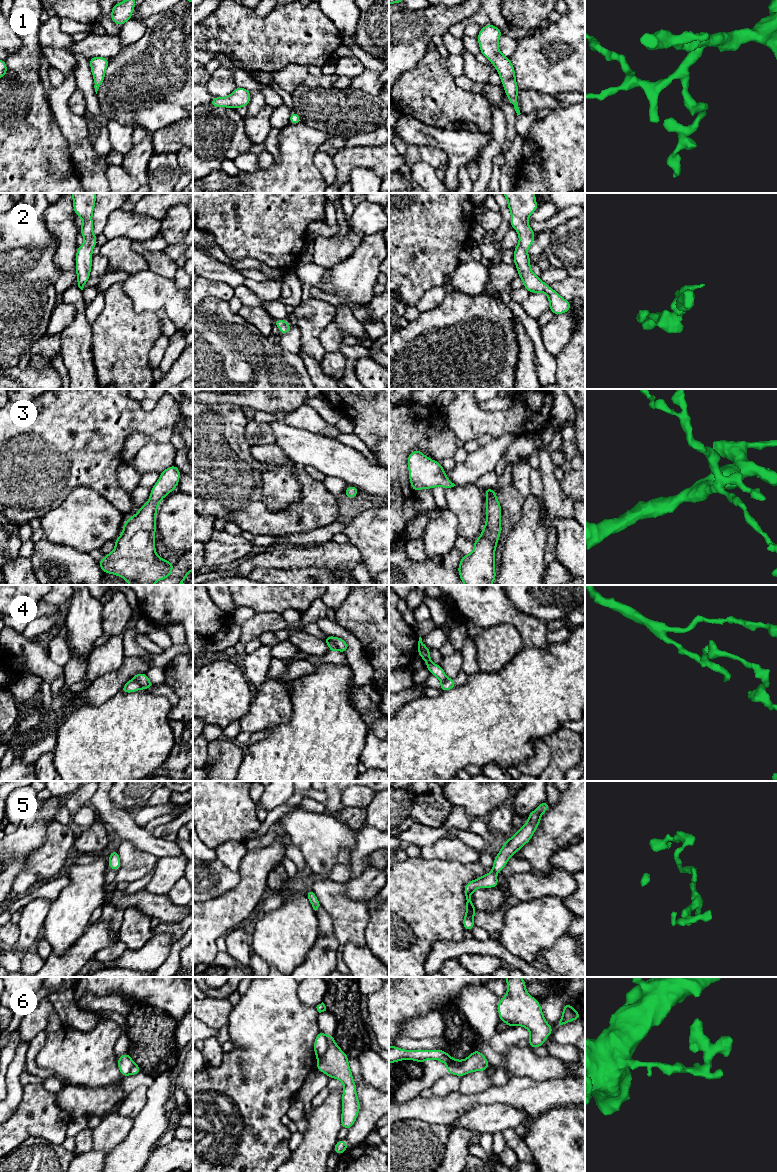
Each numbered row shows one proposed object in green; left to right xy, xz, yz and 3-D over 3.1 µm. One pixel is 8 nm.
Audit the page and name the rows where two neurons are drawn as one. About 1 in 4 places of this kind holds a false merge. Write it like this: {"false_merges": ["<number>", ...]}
{"false_merges": ["4", "6"]}

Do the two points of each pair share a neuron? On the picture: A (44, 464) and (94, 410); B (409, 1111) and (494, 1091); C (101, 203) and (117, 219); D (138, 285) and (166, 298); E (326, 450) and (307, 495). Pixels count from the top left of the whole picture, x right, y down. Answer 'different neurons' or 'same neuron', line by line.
A: same neuron
B: same neuron
C: different neurons
D: same neuron
E: different neurons

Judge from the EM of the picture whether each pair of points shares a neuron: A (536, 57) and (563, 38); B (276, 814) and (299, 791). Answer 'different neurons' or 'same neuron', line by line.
A: same neuron
B: same neuron

